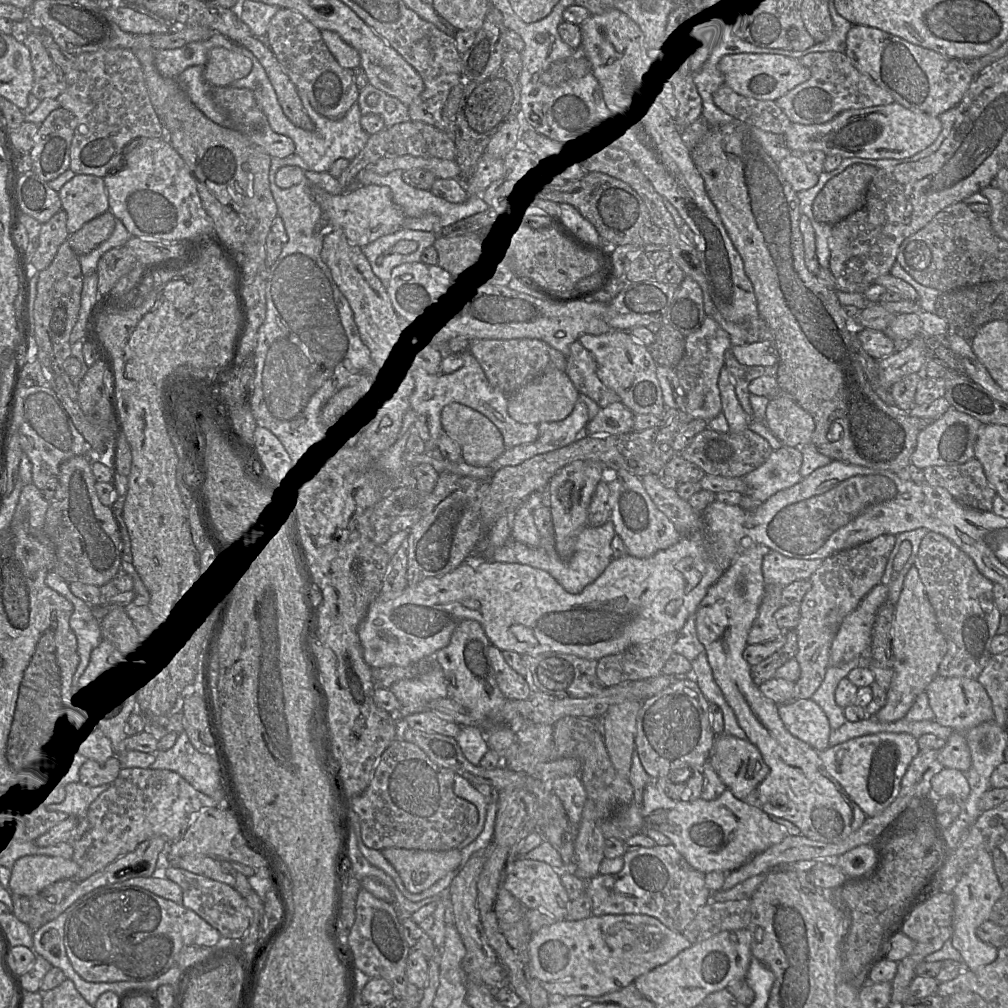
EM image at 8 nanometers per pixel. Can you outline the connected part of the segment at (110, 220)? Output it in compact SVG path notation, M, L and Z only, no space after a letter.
M110 210L85 223L68 236L68 243L77 256L87 254L106 241L115 228L115 216Z

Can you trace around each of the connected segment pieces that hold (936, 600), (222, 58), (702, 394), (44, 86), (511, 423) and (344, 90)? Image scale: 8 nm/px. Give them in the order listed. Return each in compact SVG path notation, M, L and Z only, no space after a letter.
M928 531L923 537L914 566L918 569L920 579L935 612L938 628L947 642L947 652L939 665L938 675L977 680L992 656L990 645L997 633L1002 616L994 602L993 582L980 573L974 561L965 552L942 534L933 531Z
M224 47L213 48L204 65L204 78L213 86L230 86L234 81L246 77L258 59L247 57Z
M709 316L697 331L685 337L685 351L674 371L684 390L684 411L694 419L710 421L722 413L718 378L724 366L724 353L729 347L729 334Z
M30 32L23 43L29 48L34 71L31 93L40 101L56 99L66 88L65 73L52 60L39 32Z
M469 351L463 353L462 357L464 359L463 366L451 374L427 379L415 373L413 410L410 410L410 413L405 416L399 438L414 424L417 415L425 415L432 442L437 446L438 438L444 432L441 424L442 409L450 403L459 403L488 418L500 431L506 450L534 442L538 438L538 426L536 424L522 424L513 420L507 412L508 396L490 385L479 363Z
M281 8L266 34L266 43L295 84L299 96L306 95L315 110L329 118L341 119L358 103L360 90L355 81L355 69L342 67L326 45L322 29L302 13Z

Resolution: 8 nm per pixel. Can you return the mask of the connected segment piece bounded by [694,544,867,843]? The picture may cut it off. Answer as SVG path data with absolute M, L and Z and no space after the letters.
M755 544L744 549L728 569L707 591L695 612L695 626L699 641L705 653L715 682L721 689L727 704L732 708L738 724L745 731L747 740L760 751L764 762L769 767L769 774L756 787L762 809L769 816L783 818L796 825L801 835L824 843L840 843L851 833L858 830L867 816L861 808L846 794L843 787L826 770L820 758L820 751L794 737L784 726L778 714L778 705L767 698L753 682L750 674L751 665L743 658L743 651L748 645L747 637L758 615L758 609L765 593L762 563L765 555L771 551L765 545Z

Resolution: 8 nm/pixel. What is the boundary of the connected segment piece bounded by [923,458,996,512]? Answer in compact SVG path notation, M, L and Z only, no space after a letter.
M977 459L952 466L929 466L923 469L925 481L945 488L962 505L992 512L995 490L988 483L983 466Z

